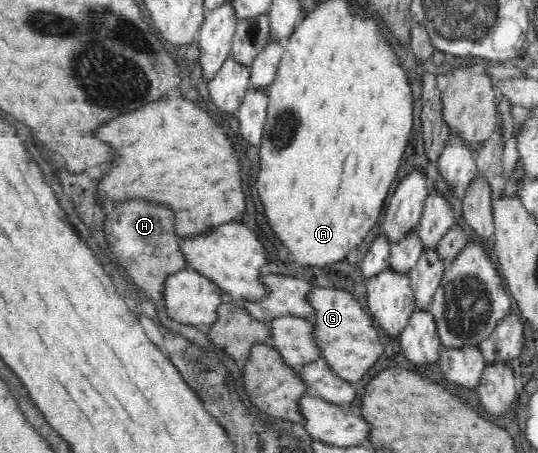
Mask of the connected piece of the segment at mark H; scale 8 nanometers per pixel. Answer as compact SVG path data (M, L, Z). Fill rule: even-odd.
M130 200L116 206L107 221L106 242L110 252L118 258L118 264L126 270L139 294L150 301L160 300L165 278L185 268L184 257L177 248L180 237L174 234L172 212L152 202Z

